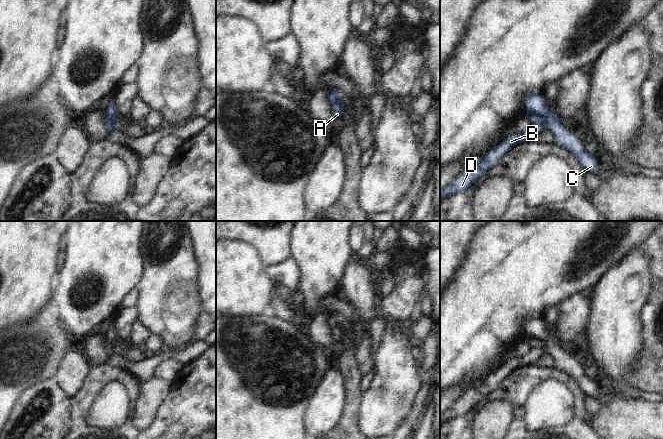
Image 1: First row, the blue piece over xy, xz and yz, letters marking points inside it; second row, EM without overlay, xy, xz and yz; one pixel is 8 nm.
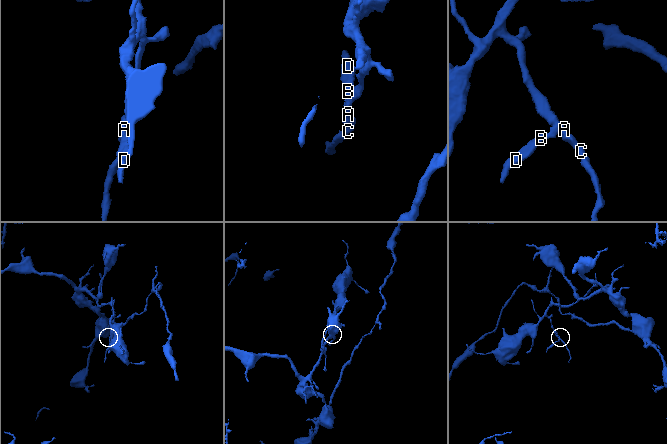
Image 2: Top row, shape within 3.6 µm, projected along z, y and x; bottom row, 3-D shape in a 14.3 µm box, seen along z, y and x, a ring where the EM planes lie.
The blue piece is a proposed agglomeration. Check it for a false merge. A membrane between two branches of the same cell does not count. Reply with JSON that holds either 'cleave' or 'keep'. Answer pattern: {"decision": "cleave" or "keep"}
{"decision": "cleave"}

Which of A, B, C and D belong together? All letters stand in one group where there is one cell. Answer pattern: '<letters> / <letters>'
A C / B D

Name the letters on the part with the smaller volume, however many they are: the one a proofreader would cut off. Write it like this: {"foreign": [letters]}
{"foreign": ["B", "D"]}

